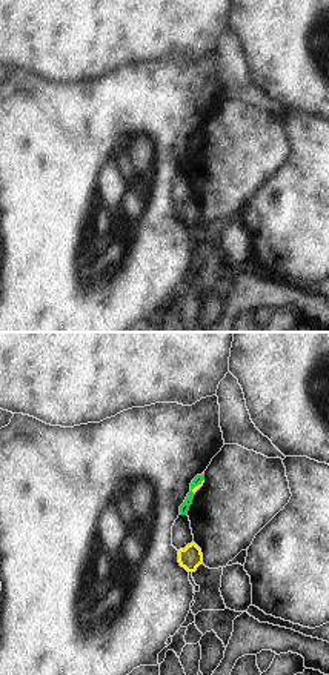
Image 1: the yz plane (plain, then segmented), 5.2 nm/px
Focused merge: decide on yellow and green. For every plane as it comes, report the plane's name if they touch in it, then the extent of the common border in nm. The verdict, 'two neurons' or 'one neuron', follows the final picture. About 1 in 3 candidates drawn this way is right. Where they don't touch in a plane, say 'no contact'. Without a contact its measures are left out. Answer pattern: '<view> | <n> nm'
yz | 100 nm

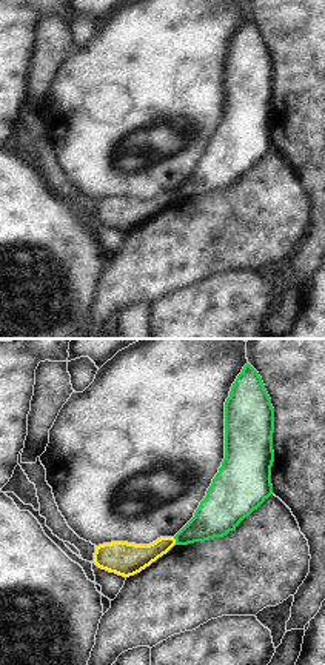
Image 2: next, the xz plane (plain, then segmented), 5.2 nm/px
xz | 40 nm

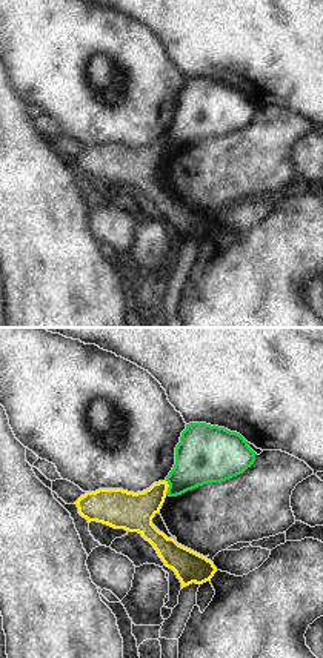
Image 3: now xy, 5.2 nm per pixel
xy | 70 nm

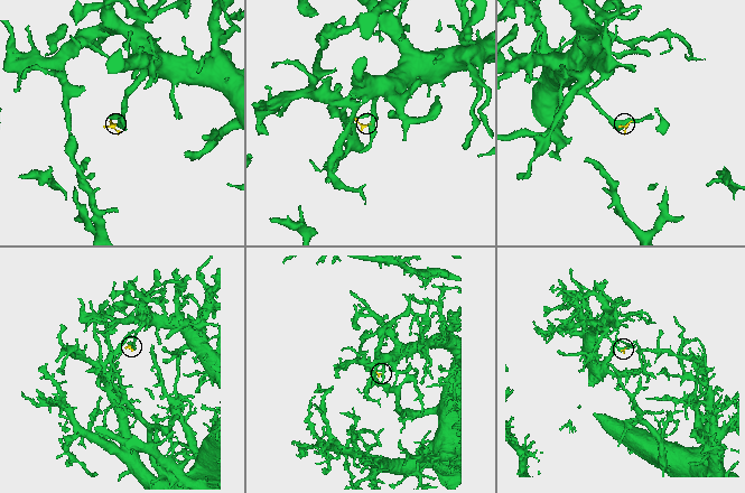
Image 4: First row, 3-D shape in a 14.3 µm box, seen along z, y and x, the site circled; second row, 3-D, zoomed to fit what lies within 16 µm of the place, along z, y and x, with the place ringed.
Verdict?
two neurons

